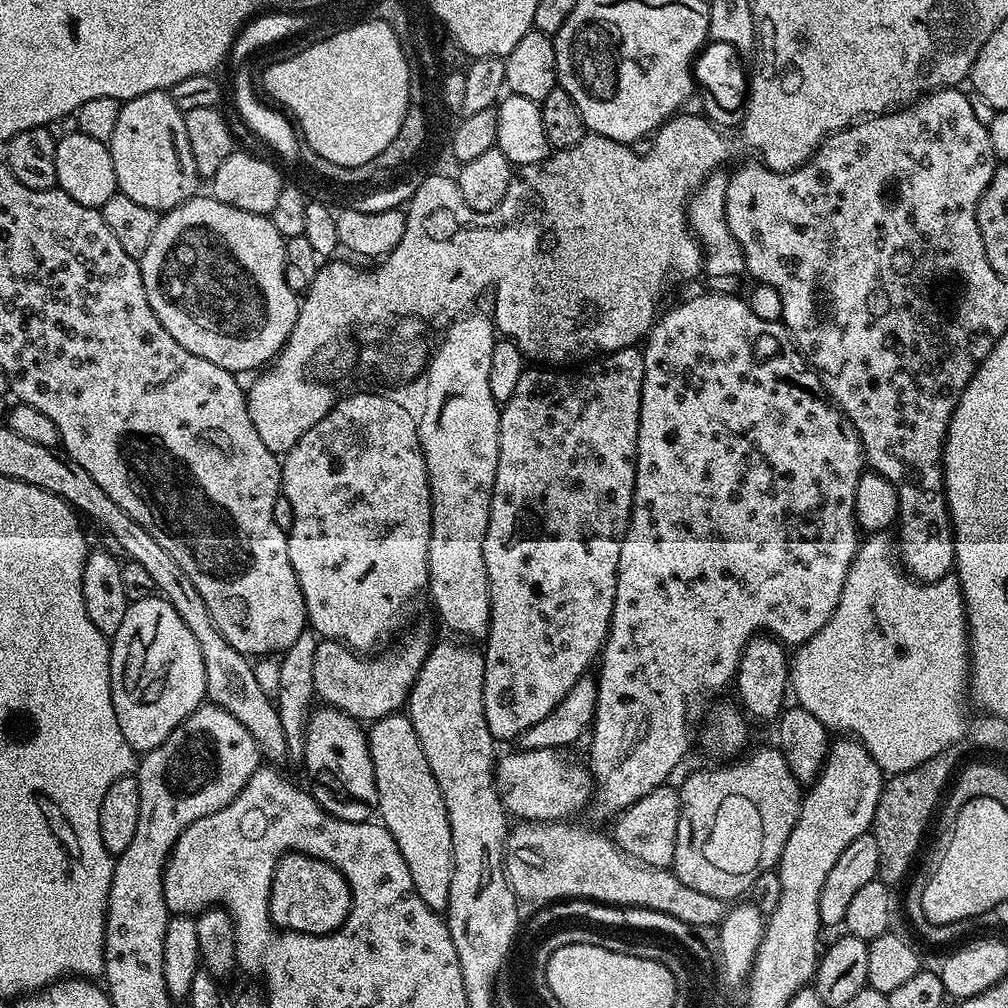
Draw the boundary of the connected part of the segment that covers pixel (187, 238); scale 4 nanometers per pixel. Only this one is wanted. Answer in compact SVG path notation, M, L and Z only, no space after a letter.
M197 194L192 199L179 204L177 208L171 208L163 213L156 221L154 238L150 238L150 246L146 246L146 254L140 257L140 273L142 274L142 286L146 290L146 298L154 310L156 317L162 322L162 326L174 339L186 346L190 354L198 354L198 358L206 358L206 362L214 362L214 366L222 366L222 370L233 374L248 372L251 368L260 370L269 362L276 359L280 347L288 340L290 330L294 330L294 322L300 313L300 300L297 293L286 286L286 274L284 273L284 242L285 237L274 230L274 222L268 216L250 214L246 210L238 210L234 206L226 206L226 202L218 202L211 194Z

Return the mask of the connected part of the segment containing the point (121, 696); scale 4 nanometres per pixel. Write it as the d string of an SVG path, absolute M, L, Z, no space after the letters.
M159 594L129 603L122 618L122 626L118 626L118 630L110 638L108 665L110 694L118 726L126 742L130 742L130 746L138 754L145 754L162 746L170 738L172 731L205 703L206 666L202 662L198 638L194 638L190 626L186 626L186 622L178 618L178 610L174 610L174 606L170 606L170 602Z

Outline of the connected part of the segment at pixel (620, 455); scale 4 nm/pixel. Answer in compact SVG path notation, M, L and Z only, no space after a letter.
M639 347L623 348L617 352L609 352L601 355L599 359L589 368L584 368L581 372L576 370L553 370L548 366L528 366L525 367L522 378L518 378L518 386L514 394L504 403L500 410L500 453L498 454L498 474L494 478L494 490L492 491L492 501L490 502L490 522L486 530L486 542L484 543L484 557L486 558L486 574L488 575L488 585L490 586L490 606L492 607L492 620L488 623L488 634L486 643L482 648L484 658L484 713L486 714L486 726L490 730L493 741L500 740L515 741L524 732L530 730L538 722L546 718L570 694L572 688L580 680L585 679L588 667L597 663L601 655L605 640L608 639L608 627L612 625L612 611L616 601L616 571L620 568L620 555L622 554L622 542L628 534L628 523L632 517L632 499L634 498L634 486L636 485L636 439L638 438L638 426L640 425L640 391L644 385L644 354Z

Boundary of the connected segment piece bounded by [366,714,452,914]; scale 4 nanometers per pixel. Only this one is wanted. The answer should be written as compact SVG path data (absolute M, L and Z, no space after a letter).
M393 714L375 721L367 729L366 735L368 747L372 749L378 790L375 807L380 808L379 819L394 838L406 862L406 870L410 870L410 878L414 878L418 898L422 898L432 912L443 913L448 907L452 881L452 875L448 872L448 860L452 856L450 818L414 726L407 715Z

